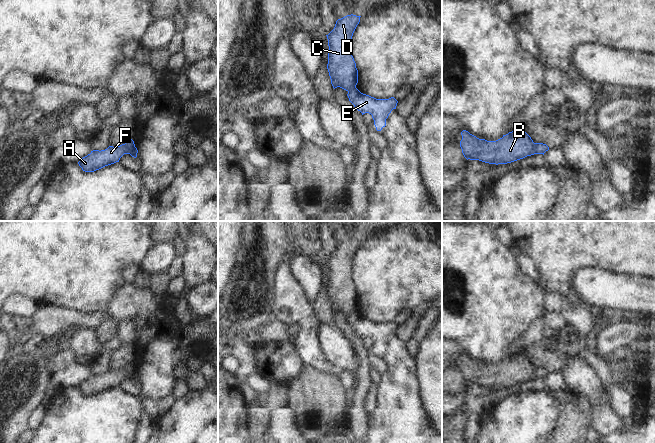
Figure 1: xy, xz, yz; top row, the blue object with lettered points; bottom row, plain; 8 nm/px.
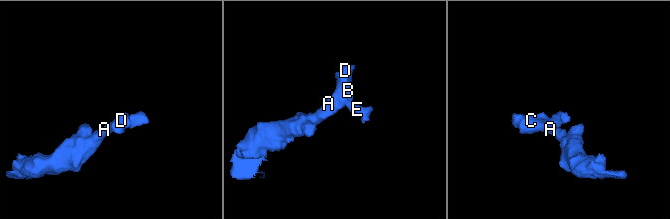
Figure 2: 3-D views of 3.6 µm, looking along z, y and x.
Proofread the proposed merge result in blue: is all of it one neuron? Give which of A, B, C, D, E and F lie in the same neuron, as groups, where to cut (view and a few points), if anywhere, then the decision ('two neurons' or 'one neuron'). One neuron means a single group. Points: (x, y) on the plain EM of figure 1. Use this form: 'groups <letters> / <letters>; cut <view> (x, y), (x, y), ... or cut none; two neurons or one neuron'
groups A B C D F / E; cut yz (534, 367), (536, 377); two neurons

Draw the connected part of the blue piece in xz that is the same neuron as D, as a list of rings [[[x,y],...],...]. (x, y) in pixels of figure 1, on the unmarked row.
[[[347,239],[336,245],[334,253],[328,258],[327,293],[333,312],[349,315],[358,307],[358,294],[352,280],[351,265],[361,240]]]

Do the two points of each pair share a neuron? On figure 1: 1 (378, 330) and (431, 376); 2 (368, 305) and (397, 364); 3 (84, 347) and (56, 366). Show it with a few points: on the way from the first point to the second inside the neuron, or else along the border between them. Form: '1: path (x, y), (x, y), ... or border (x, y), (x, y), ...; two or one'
1: border (413, 357), (419, 386); two
2: border (355, 311), (361, 316), (376, 322), (393, 321); two
3: border (70, 350), (76, 355); two

